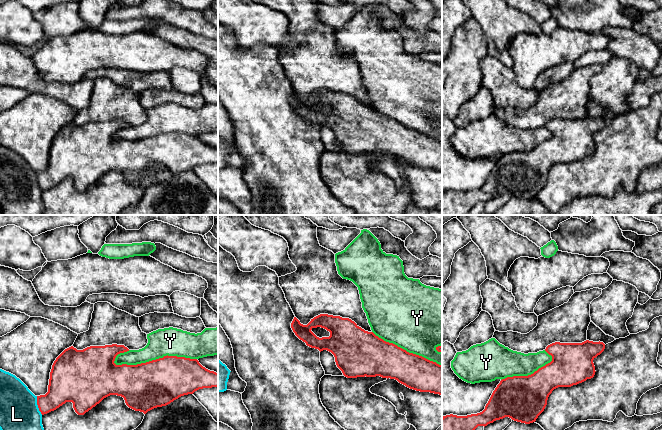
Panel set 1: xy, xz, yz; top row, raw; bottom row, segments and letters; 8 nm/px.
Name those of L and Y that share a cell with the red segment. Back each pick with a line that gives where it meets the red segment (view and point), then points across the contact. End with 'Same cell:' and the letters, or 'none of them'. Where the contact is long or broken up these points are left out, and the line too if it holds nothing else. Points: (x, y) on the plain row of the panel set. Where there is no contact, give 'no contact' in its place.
Same cell: none of them

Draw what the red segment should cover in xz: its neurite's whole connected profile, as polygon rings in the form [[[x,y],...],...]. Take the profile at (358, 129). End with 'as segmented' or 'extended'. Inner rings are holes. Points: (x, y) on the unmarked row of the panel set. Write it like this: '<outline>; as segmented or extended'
[[[320,90],[303,101],[294,93],[291,104],[307,122],[331,128],[347,154],[380,152],[442,172],[442,141],[384,117],[349,94]],[[317,103],[329,107],[330,112],[317,113],[311,107]]]; as segmented

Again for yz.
[[[555,118],[545,127],[552,137],[528,152],[502,155],[485,185],[467,192],[442,193],[442,215],[468,215],[478,202],[509,193],[530,200],[544,187],[549,171],[558,163],[571,163],[595,151],[593,136],[605,125],[603,118]]]; as segmented

